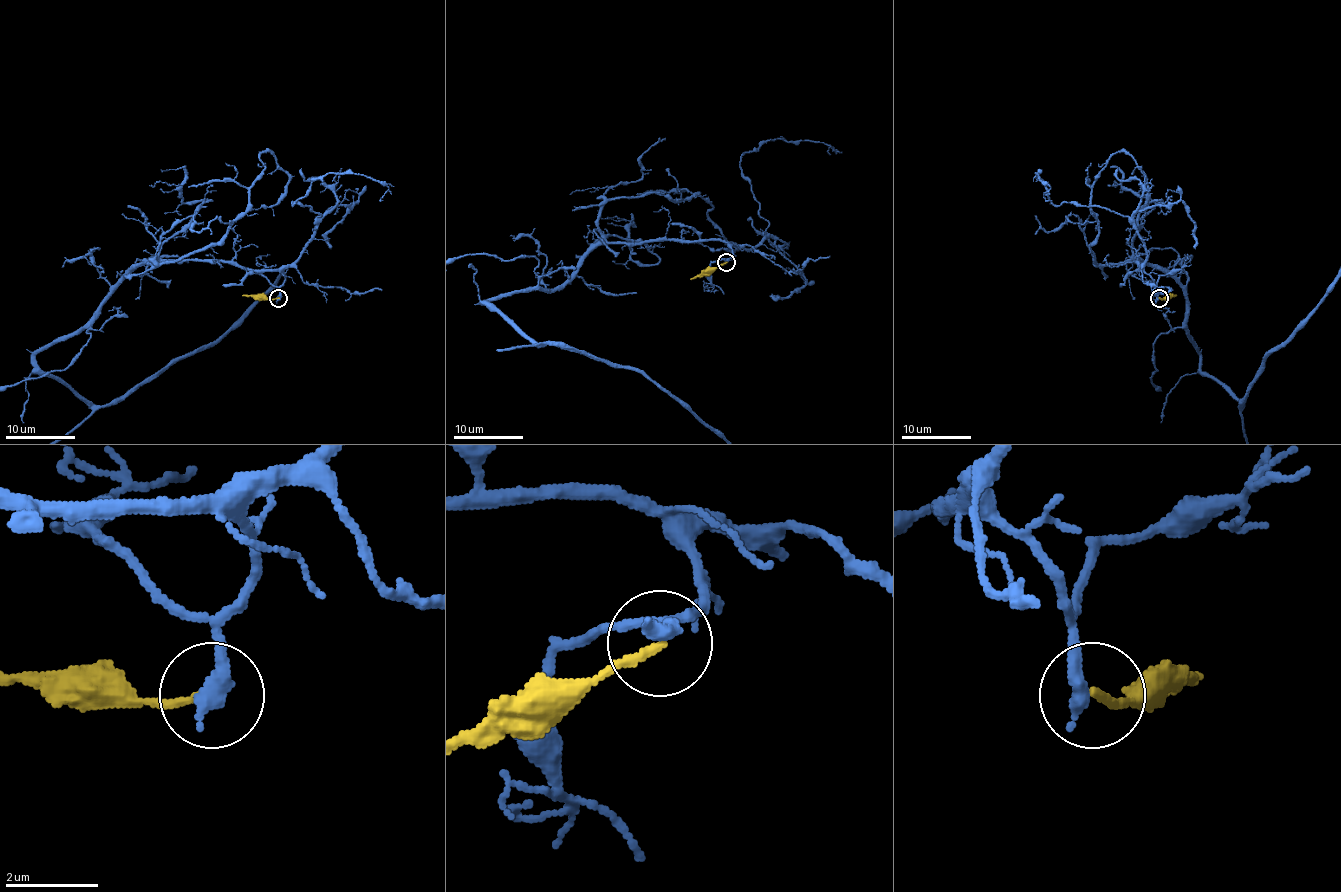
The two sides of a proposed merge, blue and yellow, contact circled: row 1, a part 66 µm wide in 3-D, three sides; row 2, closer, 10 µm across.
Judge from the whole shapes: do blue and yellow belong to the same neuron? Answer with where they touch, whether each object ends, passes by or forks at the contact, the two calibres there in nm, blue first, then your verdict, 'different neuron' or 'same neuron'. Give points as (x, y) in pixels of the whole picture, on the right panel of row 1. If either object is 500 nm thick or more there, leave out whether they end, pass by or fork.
place (1159, 298); blue ends; yellow ends; calibres 440 and 170 nm; different neuron

